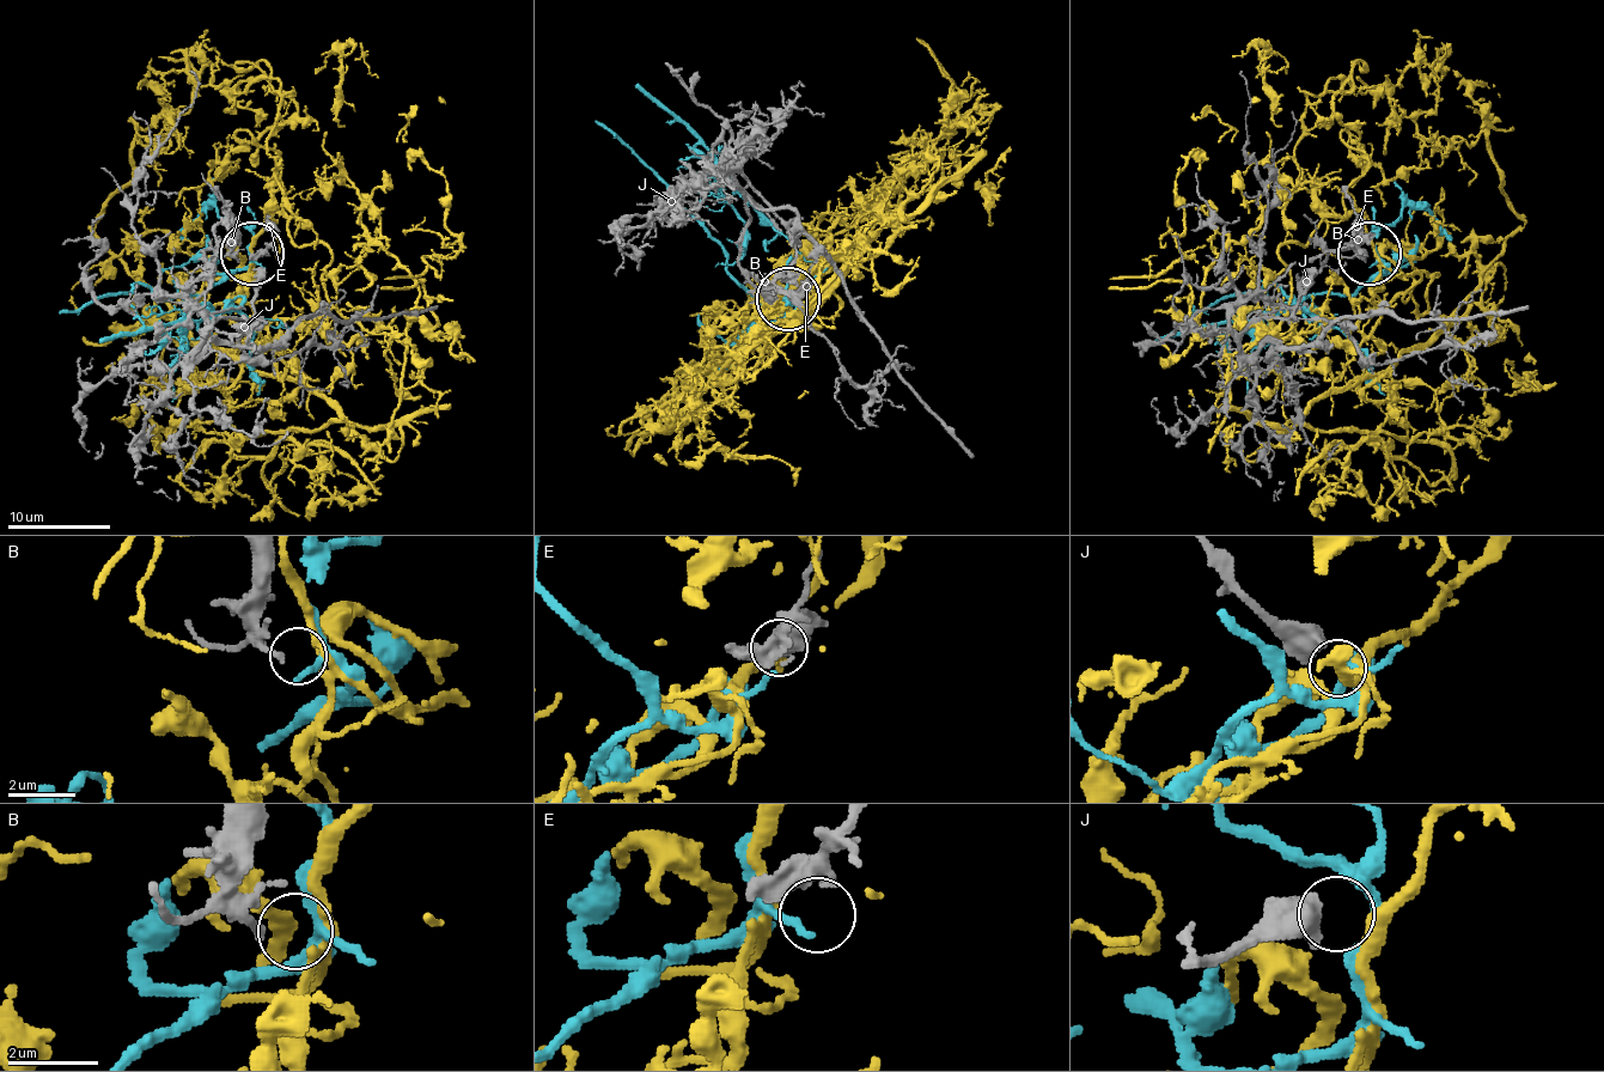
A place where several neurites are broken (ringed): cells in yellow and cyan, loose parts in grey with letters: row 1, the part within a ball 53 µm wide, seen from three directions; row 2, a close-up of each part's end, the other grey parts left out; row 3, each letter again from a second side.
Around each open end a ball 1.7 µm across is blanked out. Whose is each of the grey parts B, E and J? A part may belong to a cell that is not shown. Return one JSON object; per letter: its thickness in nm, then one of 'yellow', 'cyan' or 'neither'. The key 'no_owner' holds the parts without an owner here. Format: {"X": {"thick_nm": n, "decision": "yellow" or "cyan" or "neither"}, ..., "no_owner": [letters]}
{"B": {"thick_nm": 190, "decision": "yellow"}, "E": {"thick_nm": 200, "decision": "cyan"}, "J": {"thick_nm": 650, "decision": "neither"}, "no_owner": ["J"]}

